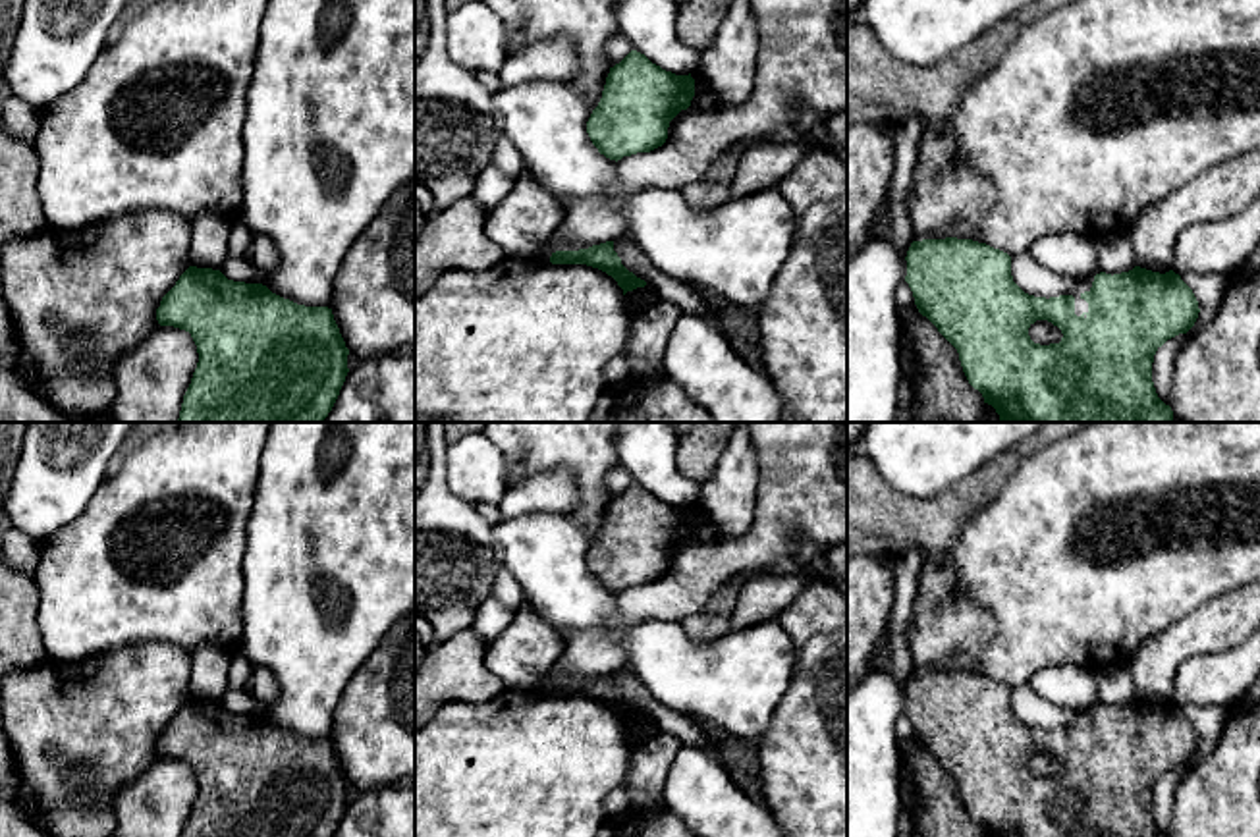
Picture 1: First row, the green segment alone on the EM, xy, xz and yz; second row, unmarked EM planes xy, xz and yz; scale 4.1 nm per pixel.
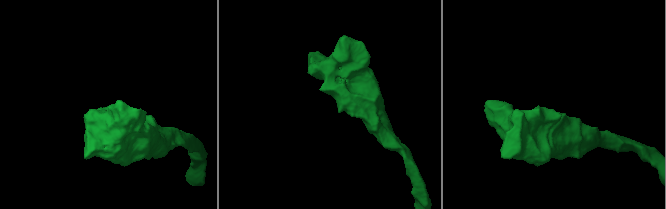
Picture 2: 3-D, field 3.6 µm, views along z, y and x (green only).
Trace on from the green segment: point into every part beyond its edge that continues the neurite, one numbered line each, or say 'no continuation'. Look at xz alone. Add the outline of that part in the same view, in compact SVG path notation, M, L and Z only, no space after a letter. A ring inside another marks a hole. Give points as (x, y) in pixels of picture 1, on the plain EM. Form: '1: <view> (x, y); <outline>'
no continuation

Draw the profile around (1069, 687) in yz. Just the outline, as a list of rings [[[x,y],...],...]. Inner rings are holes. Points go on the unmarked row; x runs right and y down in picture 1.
[[[1073,663],[1048,665],[1028,679],[1030,688],[1050,704],[1086,716],[1100,698],[1092,671]]]

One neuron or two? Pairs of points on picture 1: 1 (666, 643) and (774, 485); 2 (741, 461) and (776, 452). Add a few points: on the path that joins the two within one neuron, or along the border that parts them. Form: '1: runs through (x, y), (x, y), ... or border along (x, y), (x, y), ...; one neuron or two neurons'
1: border along (680, 621), (637, 620), (633, 623); two neurons
2: border along (749, 442), (759, 473), (757, 504); two neurons

